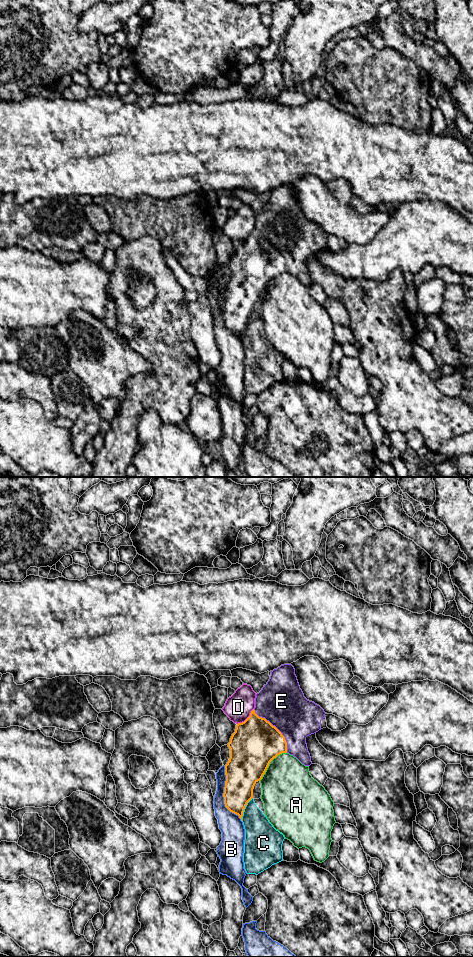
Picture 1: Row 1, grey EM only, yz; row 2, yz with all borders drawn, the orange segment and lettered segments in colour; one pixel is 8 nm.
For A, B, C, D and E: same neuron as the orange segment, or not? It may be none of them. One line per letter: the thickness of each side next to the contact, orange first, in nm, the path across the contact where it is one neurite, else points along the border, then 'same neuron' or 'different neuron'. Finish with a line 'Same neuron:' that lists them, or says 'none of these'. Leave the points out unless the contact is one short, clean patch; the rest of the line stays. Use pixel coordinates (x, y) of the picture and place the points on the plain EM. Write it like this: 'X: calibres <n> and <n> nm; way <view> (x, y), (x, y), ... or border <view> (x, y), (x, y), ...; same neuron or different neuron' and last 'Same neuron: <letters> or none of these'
A: calibres 380 and 420 nm; different neuron
B: calibres 280 and 180 nm; different neuron
C: calibres 260 and 240 nm; different neuron
D: calibres 380 and 220 nm; different neuron
E: calibres 380 and 360 nm; same neuron
Same neuron: E

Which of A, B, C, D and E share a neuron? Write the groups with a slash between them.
A / B / C / D / E

